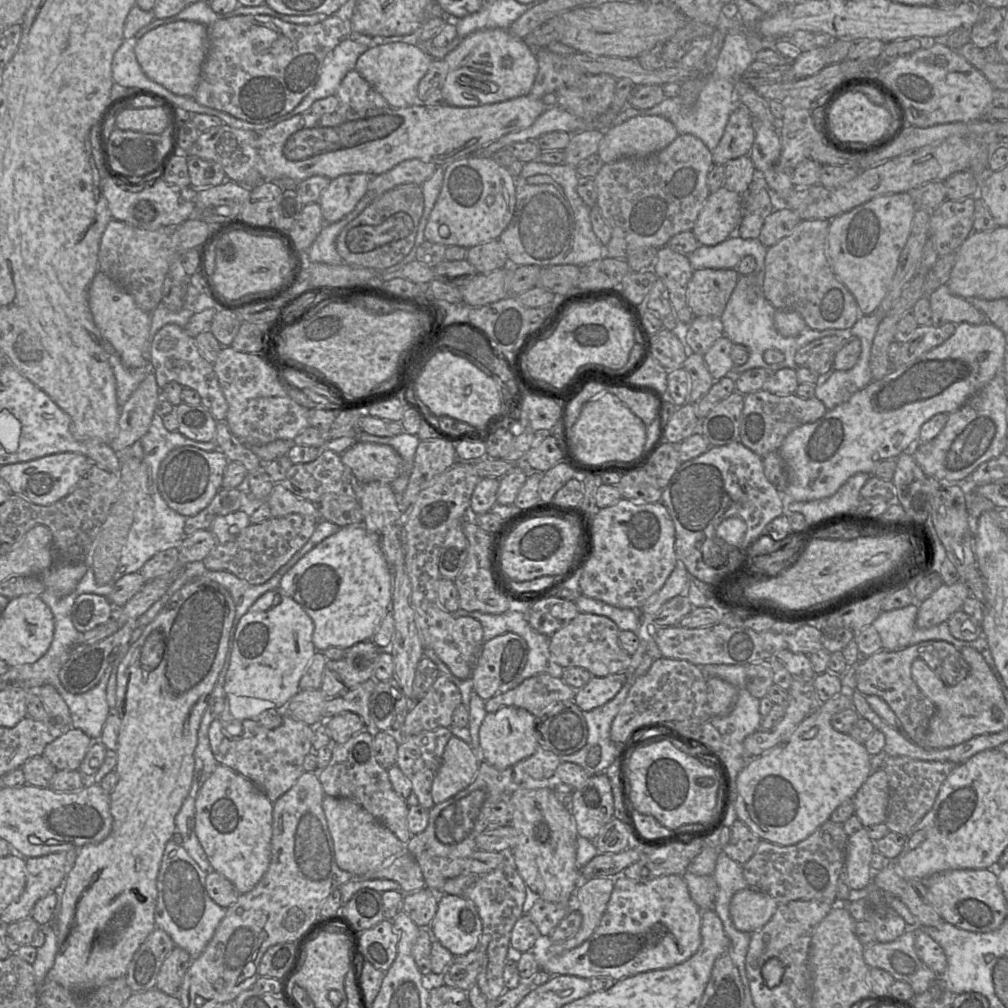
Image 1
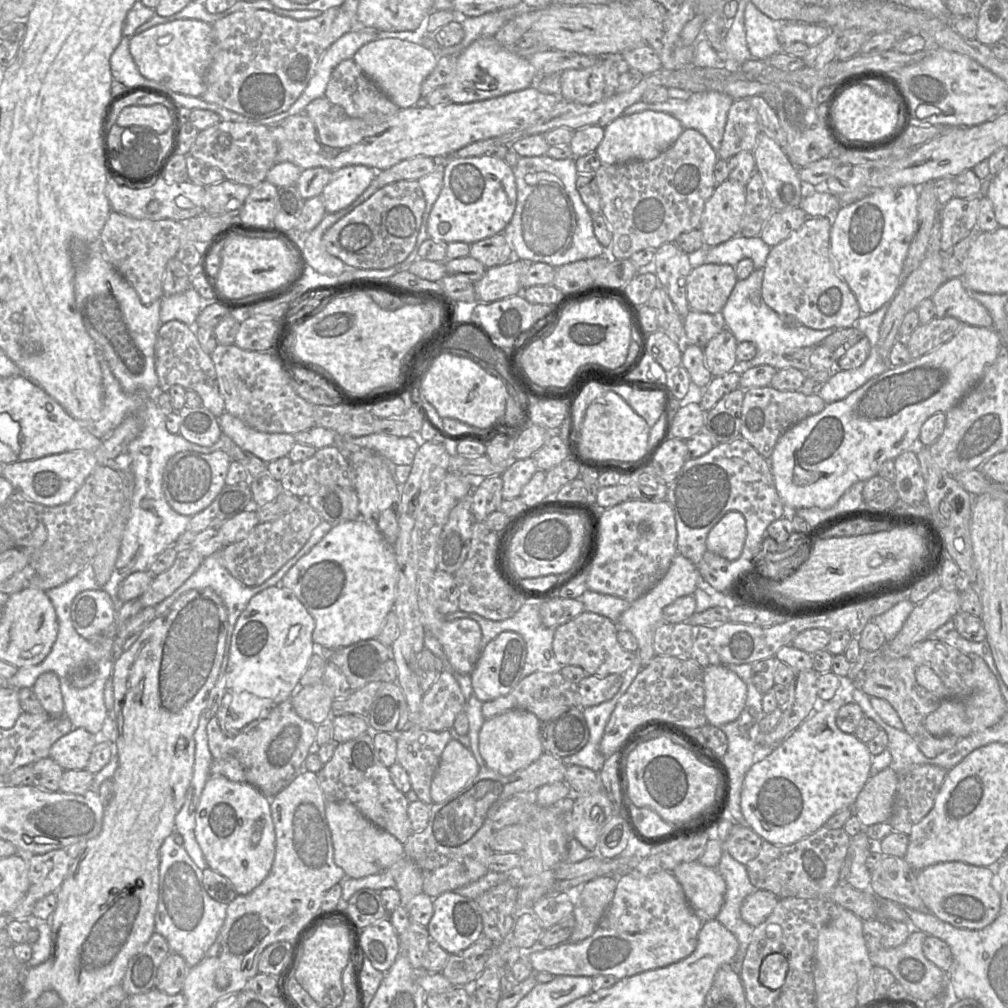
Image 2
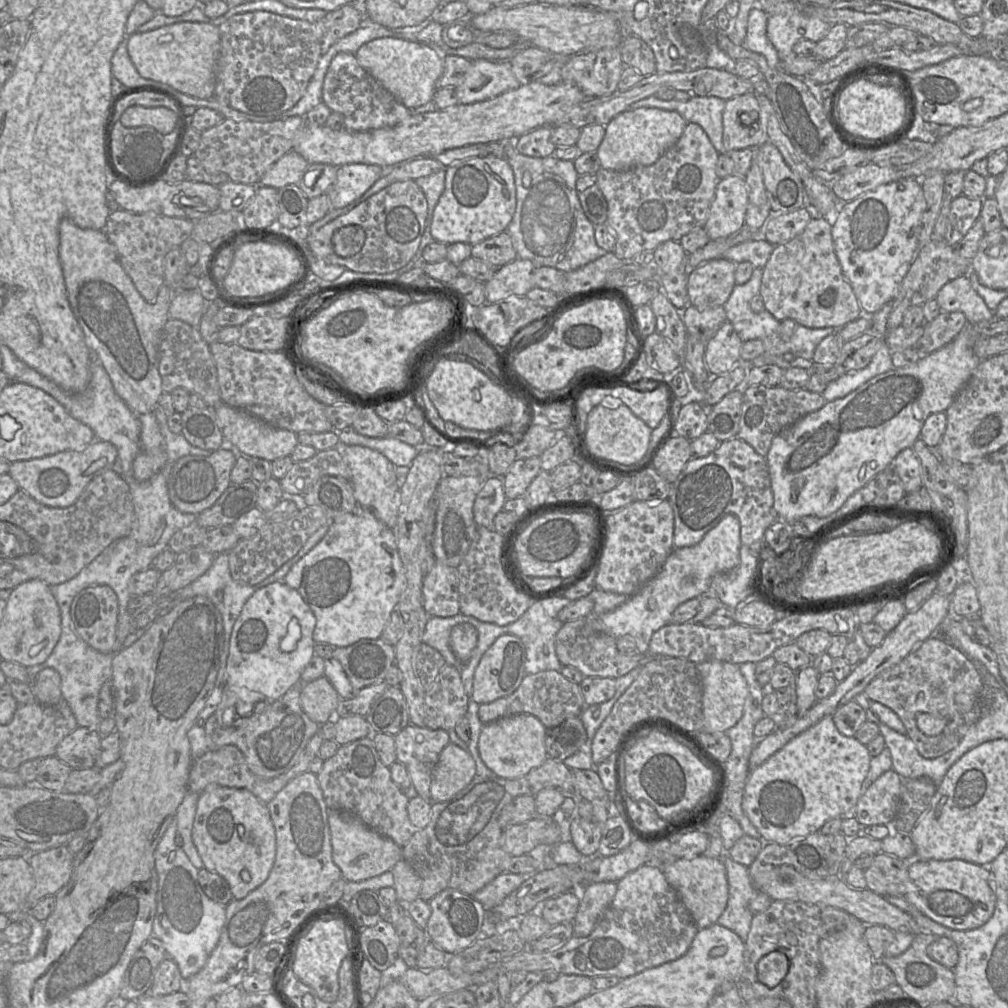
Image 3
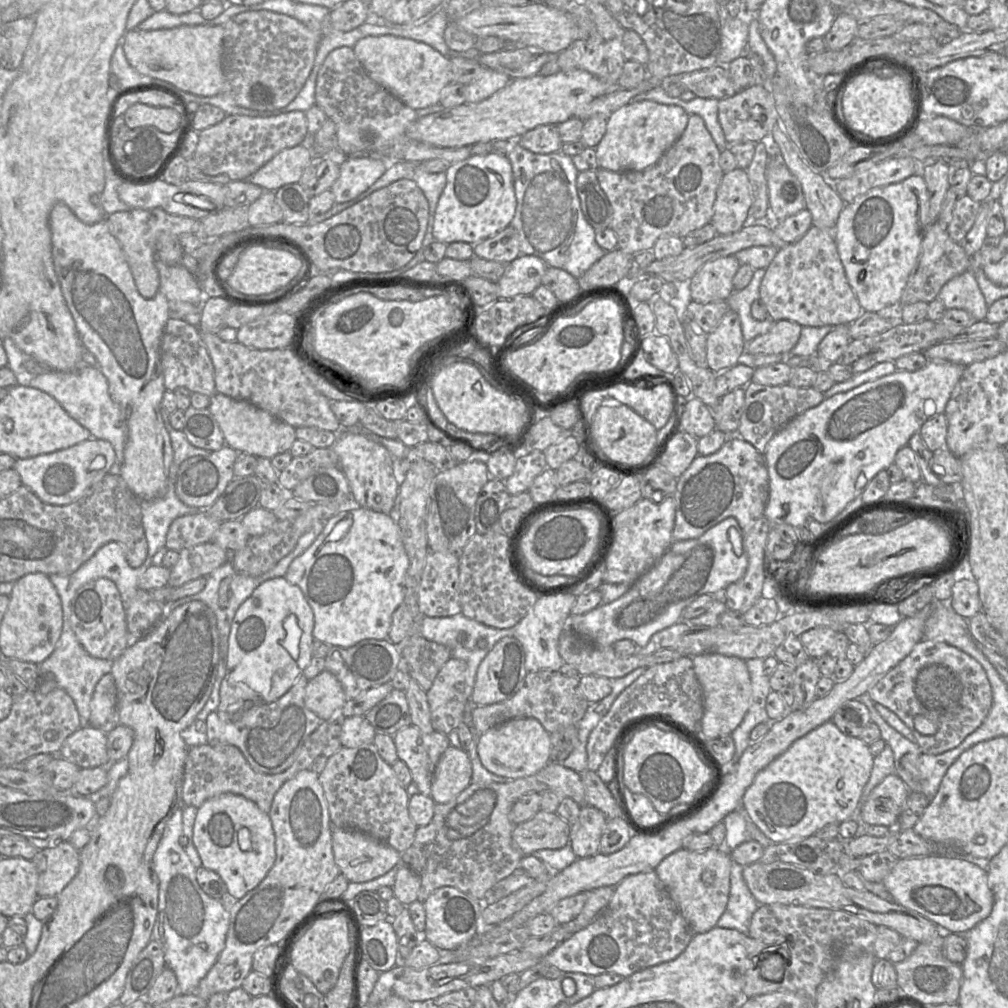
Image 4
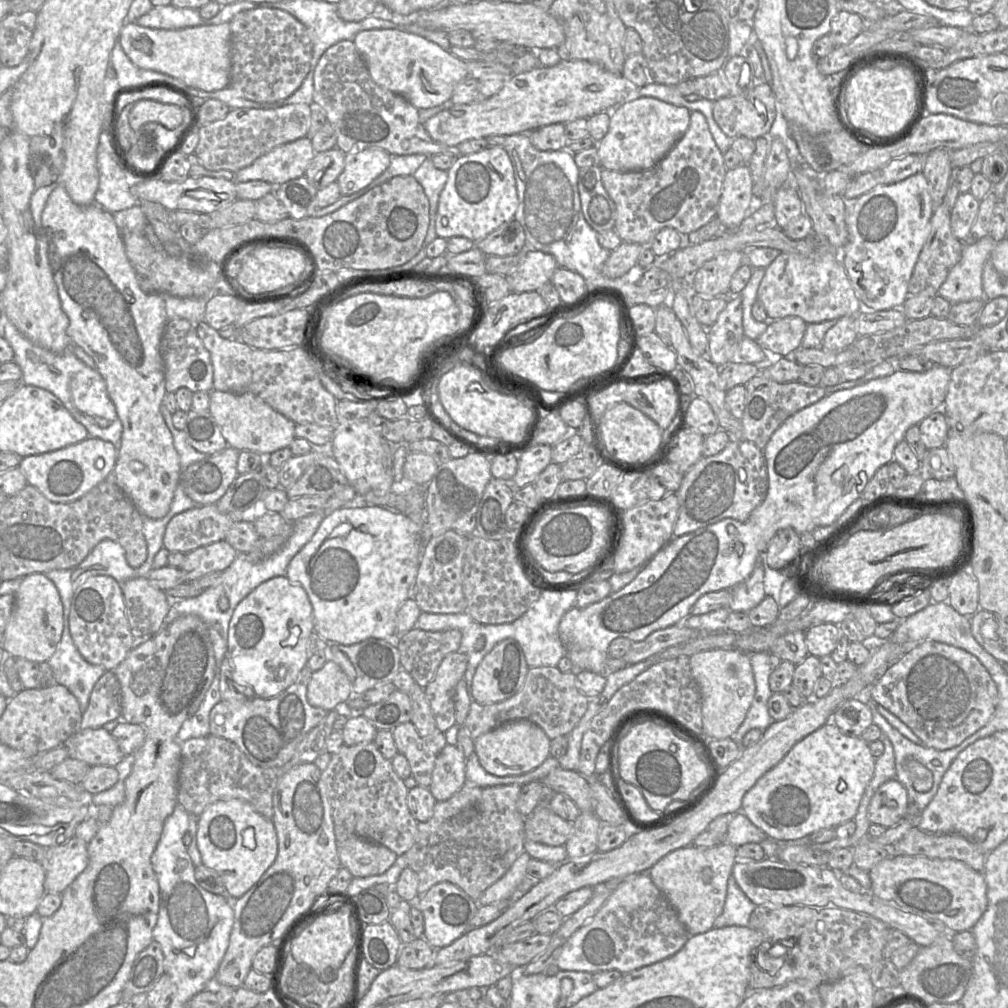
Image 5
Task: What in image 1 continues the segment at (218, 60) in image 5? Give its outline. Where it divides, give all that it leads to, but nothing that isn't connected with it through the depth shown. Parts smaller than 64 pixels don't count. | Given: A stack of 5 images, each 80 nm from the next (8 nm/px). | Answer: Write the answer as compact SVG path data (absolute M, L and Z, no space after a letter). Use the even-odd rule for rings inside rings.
M179 20L158 26L138 39L135 55L148 78L176 95L193 98L207 57L208 46L207 26L194 21Z

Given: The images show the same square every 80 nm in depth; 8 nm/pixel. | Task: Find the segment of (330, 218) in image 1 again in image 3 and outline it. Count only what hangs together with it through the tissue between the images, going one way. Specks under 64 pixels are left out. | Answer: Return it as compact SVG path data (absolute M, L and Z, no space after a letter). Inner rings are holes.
M353 163L339 166L335 182L326 194L333 209L343 208L360 198L385 173L383 167Z

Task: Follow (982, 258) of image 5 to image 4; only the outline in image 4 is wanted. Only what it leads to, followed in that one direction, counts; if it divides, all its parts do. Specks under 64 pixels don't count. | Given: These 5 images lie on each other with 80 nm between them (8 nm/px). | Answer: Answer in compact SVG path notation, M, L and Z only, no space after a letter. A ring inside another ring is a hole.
M971 268L949 280L938 297L946 309L963 309L976 321L986 319L988 306Z

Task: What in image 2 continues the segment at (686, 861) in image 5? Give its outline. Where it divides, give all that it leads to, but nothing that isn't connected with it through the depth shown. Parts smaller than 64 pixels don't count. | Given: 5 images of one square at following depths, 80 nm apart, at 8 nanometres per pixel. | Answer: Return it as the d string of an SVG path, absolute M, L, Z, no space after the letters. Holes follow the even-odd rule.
M697 860L677 865L672 873L700 920L715 919L726 894L726 882L718 868L707 867Z

